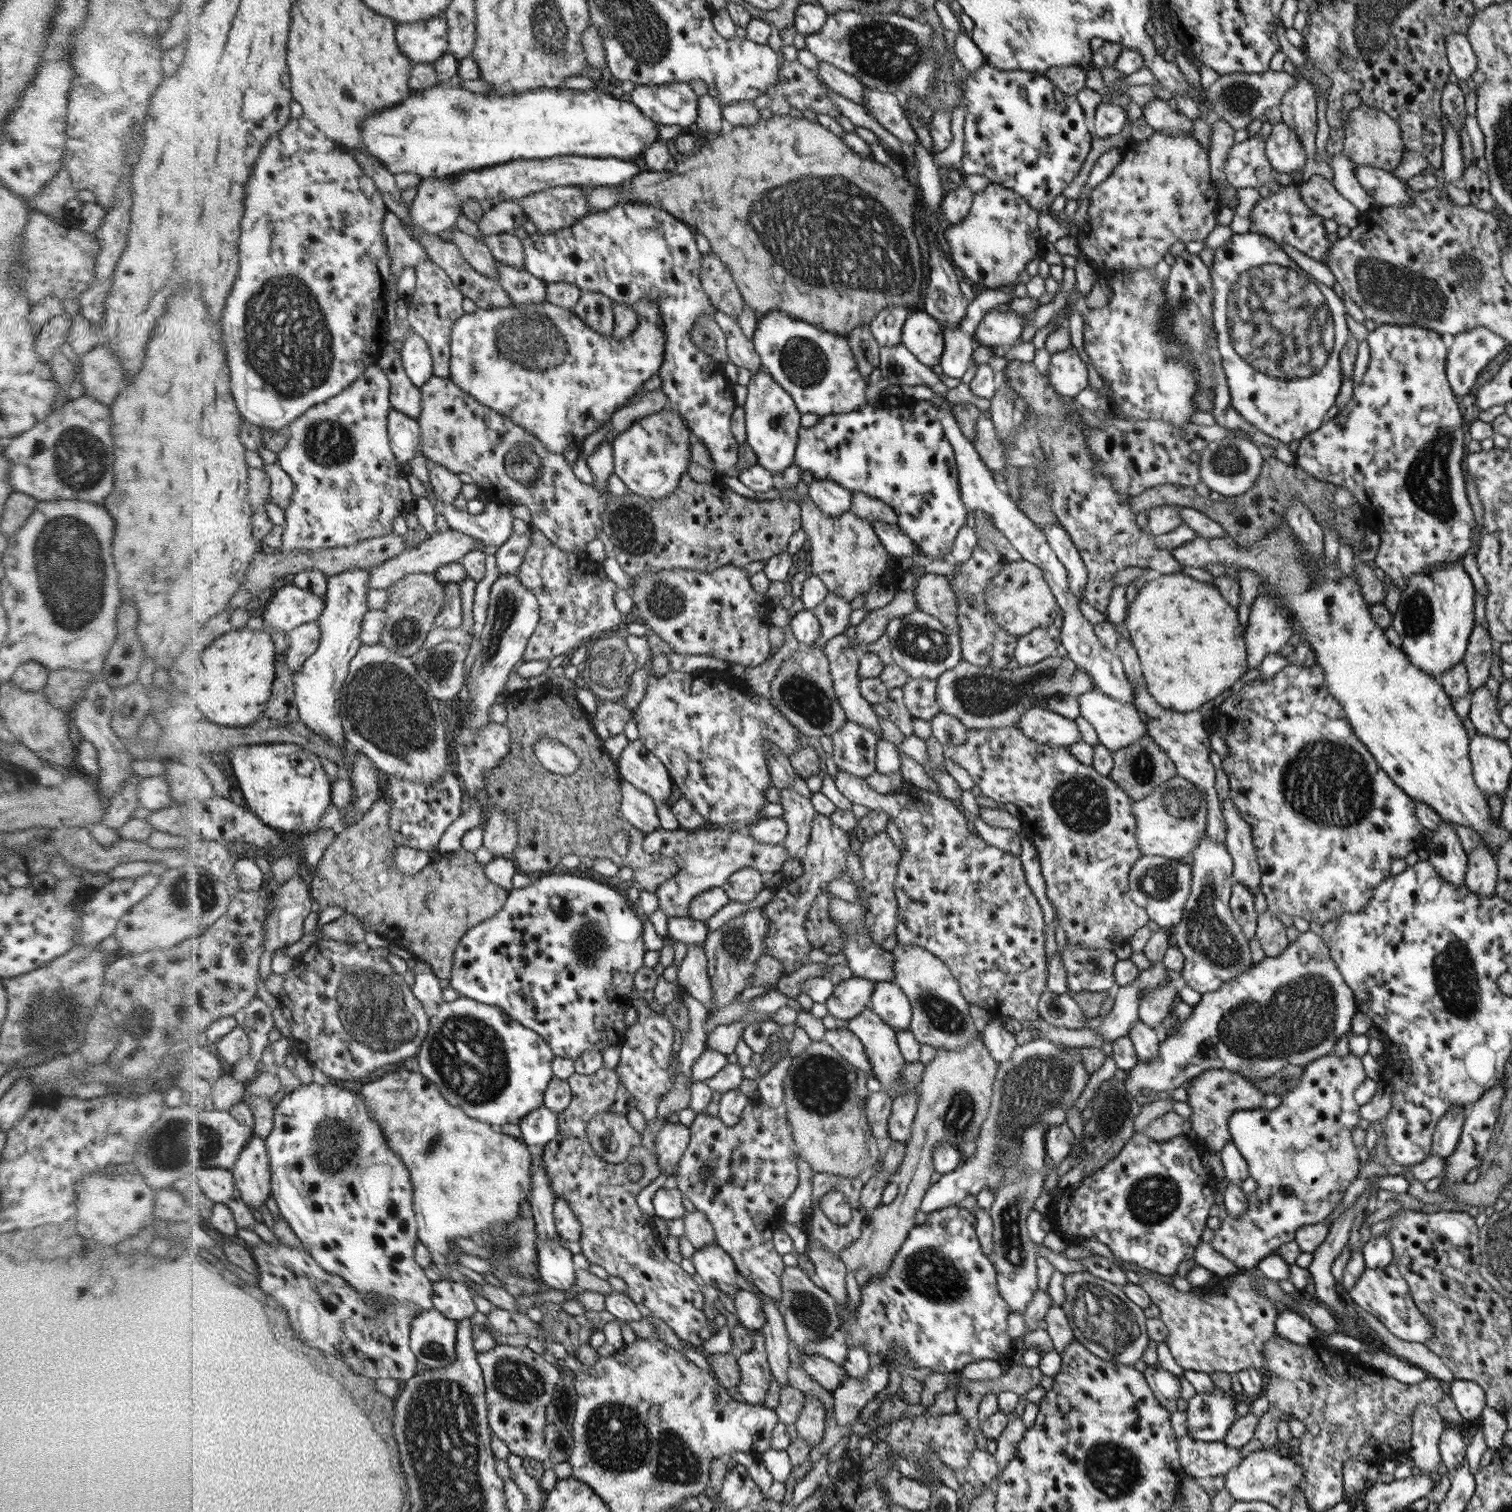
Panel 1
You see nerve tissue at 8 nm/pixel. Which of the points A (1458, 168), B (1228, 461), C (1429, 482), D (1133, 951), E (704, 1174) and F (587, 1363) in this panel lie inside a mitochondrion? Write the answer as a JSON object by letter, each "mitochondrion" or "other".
{"A":"other","B":"mitochondrion","C":"mitochondrion","D":"other","E":"mitochondrion","F":"other"}

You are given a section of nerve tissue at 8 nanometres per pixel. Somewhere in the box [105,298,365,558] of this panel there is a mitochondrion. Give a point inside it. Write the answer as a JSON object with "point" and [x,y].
{"point":[328,442]}

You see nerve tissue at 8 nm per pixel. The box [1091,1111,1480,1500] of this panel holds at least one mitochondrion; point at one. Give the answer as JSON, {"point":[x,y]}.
{"point":[1153,1198]}

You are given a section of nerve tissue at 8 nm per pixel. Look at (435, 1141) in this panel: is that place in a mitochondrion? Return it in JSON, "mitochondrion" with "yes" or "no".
{"mitochondrion":"yes"}

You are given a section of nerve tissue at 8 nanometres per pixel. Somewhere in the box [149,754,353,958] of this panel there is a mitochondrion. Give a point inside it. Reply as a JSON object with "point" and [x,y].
{"point":[188,891]}

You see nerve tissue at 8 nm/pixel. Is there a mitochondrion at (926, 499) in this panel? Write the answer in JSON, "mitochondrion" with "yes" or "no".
{"mitochondrion":"no"}

